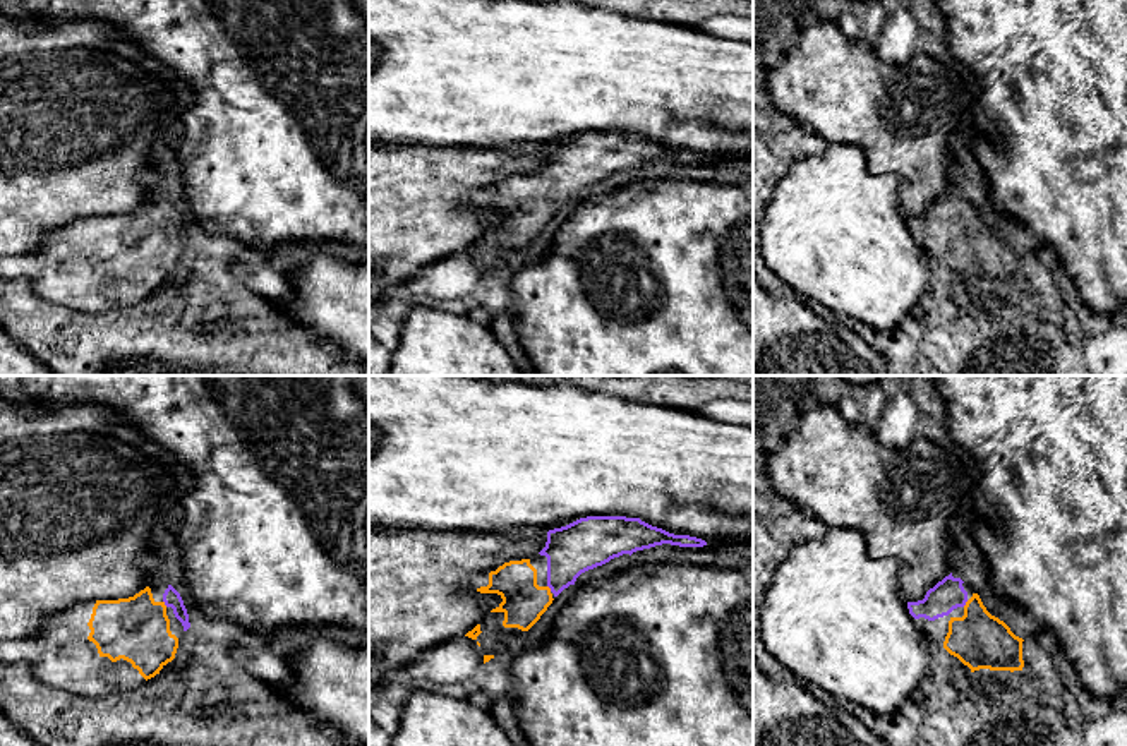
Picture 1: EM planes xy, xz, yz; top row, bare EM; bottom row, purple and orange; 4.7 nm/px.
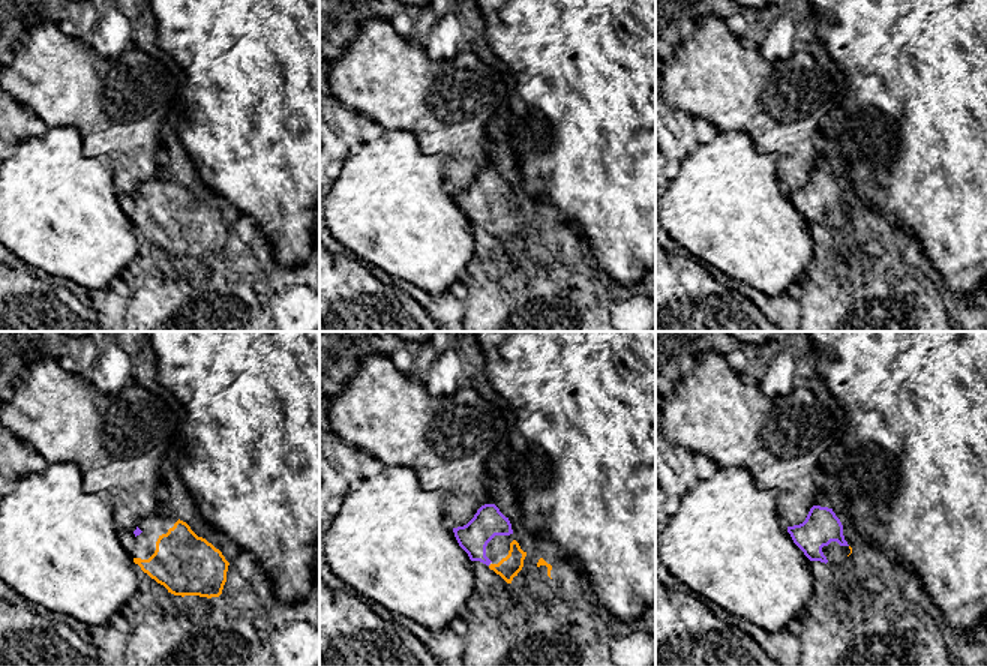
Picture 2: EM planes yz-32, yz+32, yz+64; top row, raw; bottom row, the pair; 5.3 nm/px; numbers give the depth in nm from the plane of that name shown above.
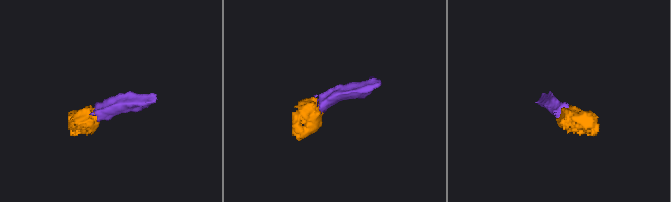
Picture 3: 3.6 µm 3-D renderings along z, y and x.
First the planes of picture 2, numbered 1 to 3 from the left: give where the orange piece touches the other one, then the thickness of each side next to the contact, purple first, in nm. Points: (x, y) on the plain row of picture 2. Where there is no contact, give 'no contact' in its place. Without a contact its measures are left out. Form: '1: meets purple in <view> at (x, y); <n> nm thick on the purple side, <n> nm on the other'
1: no contact
2: no contact
3: no contact

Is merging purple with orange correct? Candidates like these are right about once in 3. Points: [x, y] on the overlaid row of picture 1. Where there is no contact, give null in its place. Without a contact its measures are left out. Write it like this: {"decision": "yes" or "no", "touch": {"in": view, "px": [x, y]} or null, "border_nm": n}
{"decision": "yes", "touch": {"in": "yz", "px": [964, 604]}, "border_nm": 40}

